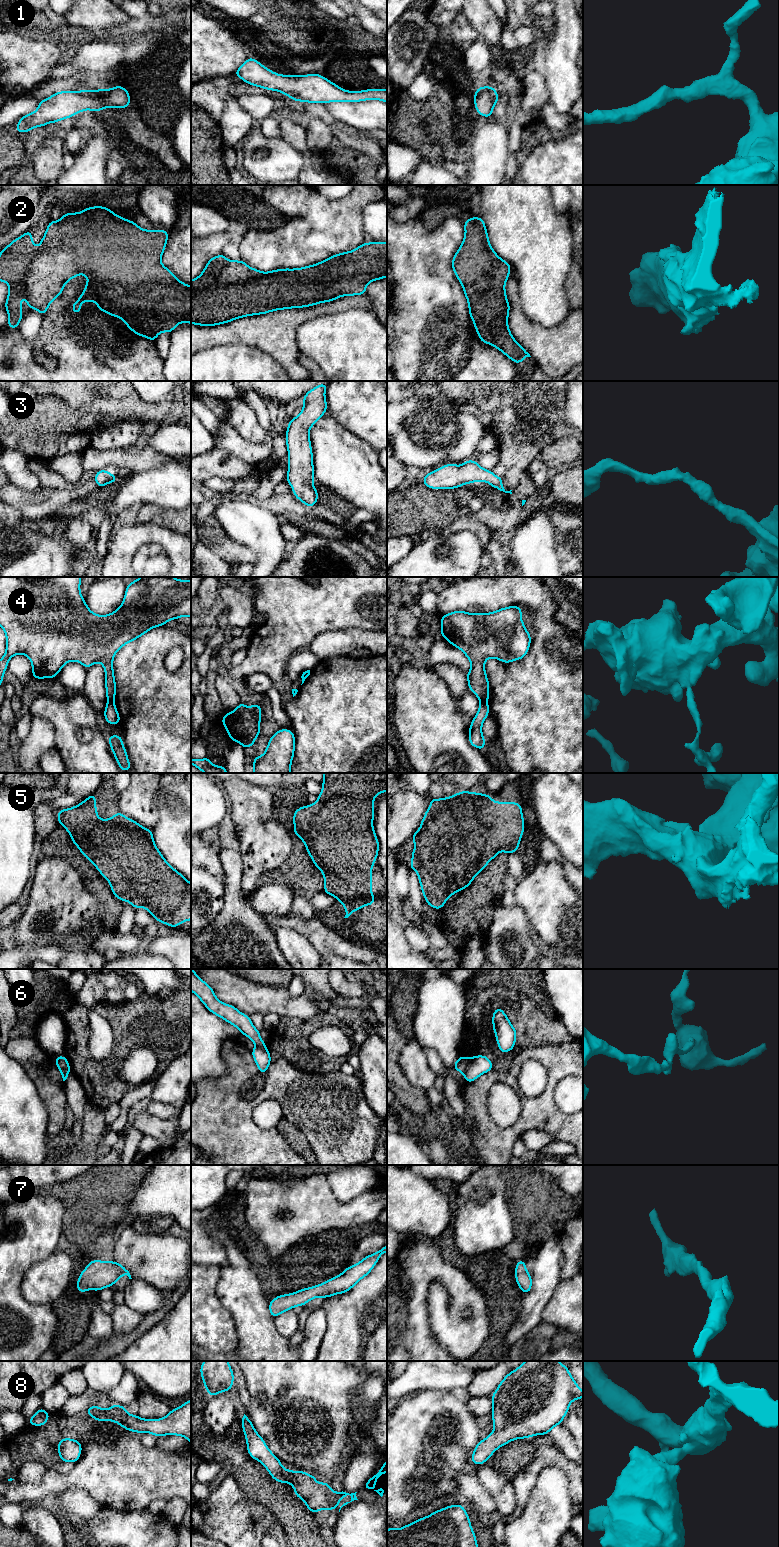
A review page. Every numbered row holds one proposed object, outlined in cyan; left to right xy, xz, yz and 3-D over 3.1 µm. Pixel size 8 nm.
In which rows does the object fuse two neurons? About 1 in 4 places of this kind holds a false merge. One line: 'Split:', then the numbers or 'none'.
Split: 4, 6

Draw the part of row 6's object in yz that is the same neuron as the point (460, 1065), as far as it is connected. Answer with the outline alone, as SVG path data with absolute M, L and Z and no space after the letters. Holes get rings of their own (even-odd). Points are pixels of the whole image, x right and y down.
M459 1056L458 1060L453 1064L453 1068L460 1073L464 1073L468 1065L468 1058Z

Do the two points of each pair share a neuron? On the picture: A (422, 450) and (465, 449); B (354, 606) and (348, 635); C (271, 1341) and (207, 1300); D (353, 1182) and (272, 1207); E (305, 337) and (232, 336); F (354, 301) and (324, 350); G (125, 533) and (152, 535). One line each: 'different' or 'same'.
A: same
B: different
C: different
D: different
E: different
F: different
G: same

